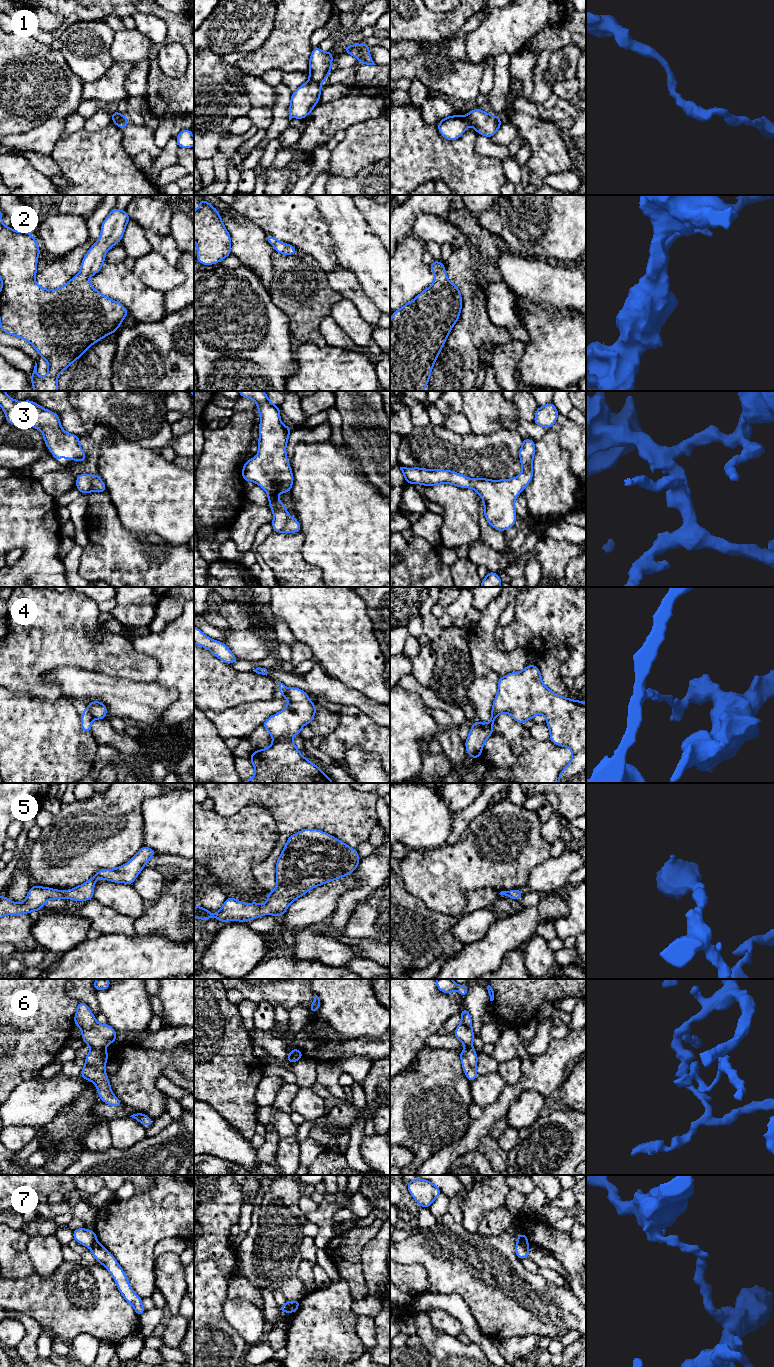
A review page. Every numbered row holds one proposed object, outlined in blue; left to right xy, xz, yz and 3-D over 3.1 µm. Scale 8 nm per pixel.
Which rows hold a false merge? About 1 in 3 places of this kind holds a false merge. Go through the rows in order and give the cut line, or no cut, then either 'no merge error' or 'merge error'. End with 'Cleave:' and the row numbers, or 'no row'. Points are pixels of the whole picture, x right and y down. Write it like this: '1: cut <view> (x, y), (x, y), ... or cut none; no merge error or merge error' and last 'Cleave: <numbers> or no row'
1: cut xz (310, 78), (320, 83); merge error
2: cut none; no merge error
3: cut none; no merge error
4: cut xy (87, 706), (93, 718); merge error
5: cut none; no merge error
6: cut xy (91, 1047), (104, 1050); merge error
7: cut xz (287, 1301), (291, 1312); merge error
Cleave: 1, 4, 6, 7

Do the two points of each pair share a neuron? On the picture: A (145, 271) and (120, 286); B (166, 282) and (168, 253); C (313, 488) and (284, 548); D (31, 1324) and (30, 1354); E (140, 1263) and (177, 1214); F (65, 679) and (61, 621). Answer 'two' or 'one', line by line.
A: two
B: two
C: two
D: one
E: one
F: two

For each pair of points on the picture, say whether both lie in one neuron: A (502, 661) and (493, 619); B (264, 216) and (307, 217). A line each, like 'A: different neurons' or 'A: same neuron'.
A: same neuron
B: same neuron

